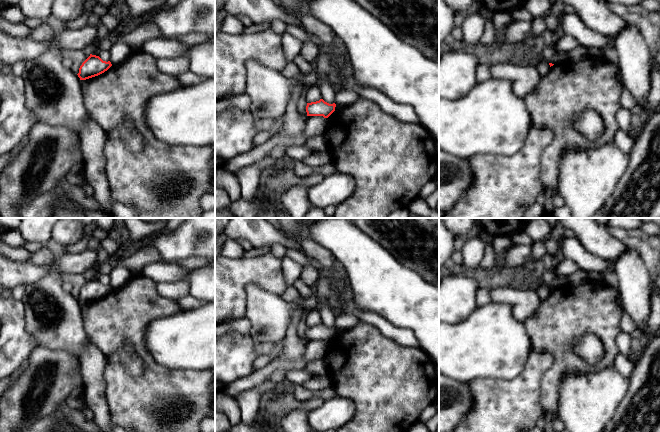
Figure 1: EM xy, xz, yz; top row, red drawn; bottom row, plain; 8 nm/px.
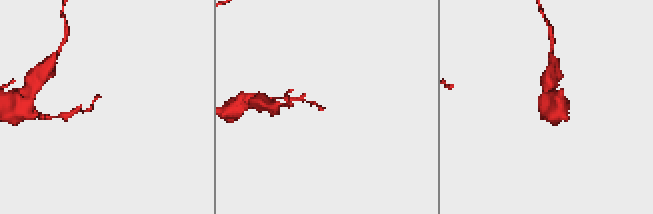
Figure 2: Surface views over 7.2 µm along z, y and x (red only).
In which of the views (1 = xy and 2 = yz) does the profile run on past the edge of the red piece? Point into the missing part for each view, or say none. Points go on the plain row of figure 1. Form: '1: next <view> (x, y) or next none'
1: next none
2: next none

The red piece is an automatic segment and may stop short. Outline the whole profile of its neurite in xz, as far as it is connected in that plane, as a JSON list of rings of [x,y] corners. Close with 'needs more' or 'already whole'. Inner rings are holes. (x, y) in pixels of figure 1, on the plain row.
[[[323,323],[316,326],[307,327],[307,340],[323,340],[328,342],[335,335],[336,328],[329,328]]] | already whole

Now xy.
[[[92,279],[82,287],[77,298],[80,304],[86,304],[98,300],[112,290],[111,286],[103,285],[99,280]]] | already whole

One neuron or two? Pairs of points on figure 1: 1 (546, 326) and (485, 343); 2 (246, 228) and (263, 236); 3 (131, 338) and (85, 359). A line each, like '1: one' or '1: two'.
1: two
2: one
3: two

